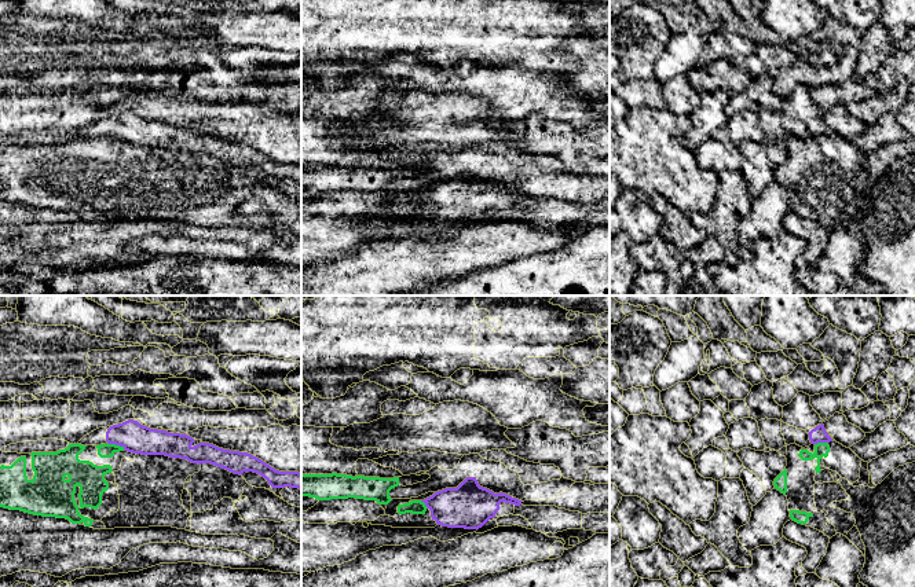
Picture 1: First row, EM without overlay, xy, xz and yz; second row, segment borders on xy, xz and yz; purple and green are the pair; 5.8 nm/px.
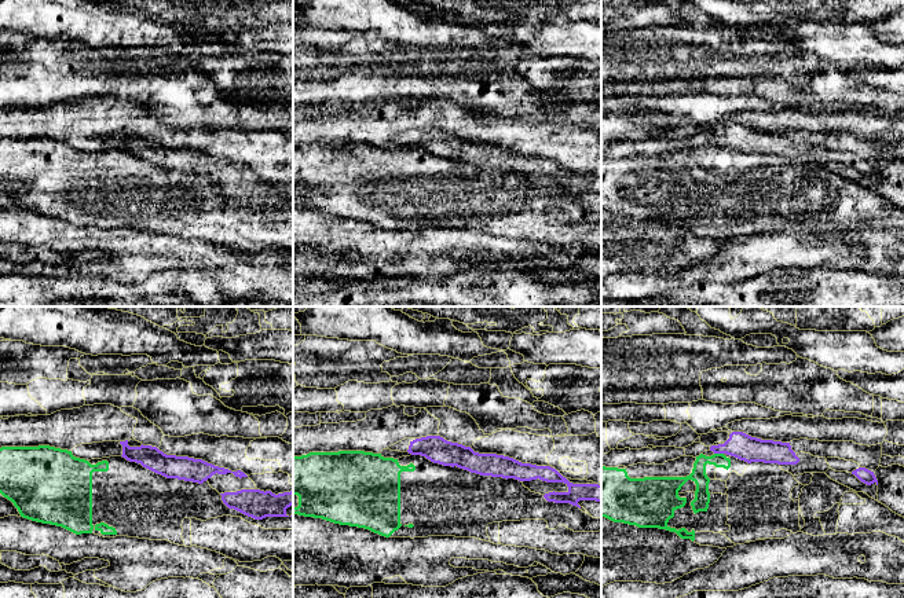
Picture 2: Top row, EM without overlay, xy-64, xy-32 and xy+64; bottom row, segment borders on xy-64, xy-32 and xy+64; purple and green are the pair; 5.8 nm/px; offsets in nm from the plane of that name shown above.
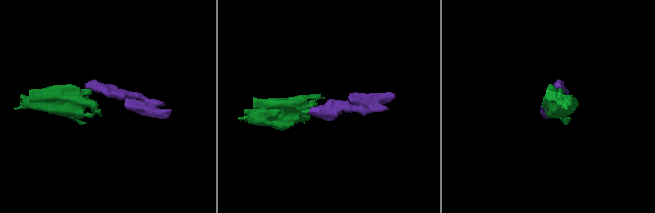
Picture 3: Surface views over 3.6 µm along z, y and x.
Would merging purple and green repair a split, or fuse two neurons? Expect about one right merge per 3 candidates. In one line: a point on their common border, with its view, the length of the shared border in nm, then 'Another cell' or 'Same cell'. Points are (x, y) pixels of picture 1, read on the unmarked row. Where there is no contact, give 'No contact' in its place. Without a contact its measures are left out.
Touches purple at xy (116, 136). Shared border 110 nm. Another cell

